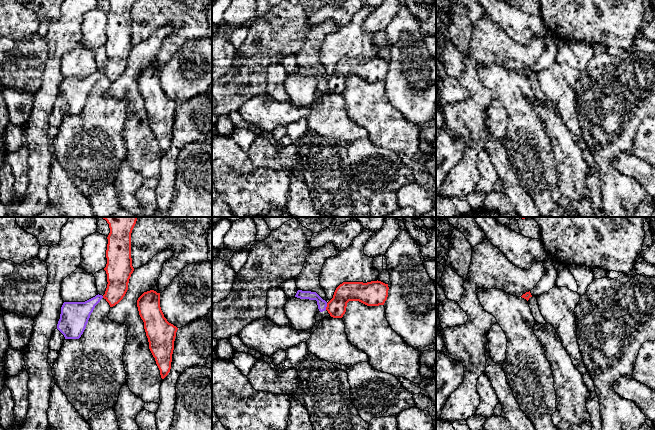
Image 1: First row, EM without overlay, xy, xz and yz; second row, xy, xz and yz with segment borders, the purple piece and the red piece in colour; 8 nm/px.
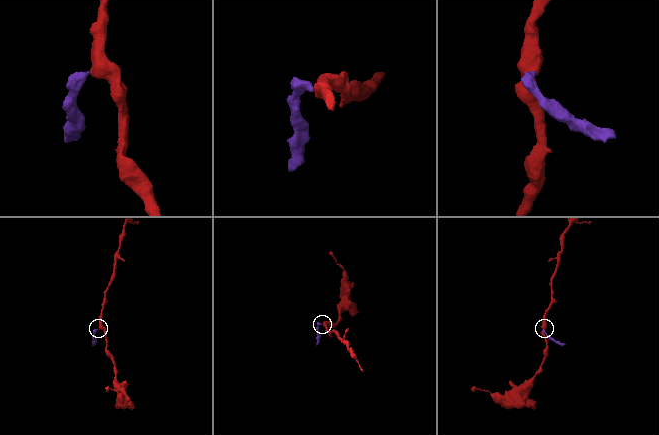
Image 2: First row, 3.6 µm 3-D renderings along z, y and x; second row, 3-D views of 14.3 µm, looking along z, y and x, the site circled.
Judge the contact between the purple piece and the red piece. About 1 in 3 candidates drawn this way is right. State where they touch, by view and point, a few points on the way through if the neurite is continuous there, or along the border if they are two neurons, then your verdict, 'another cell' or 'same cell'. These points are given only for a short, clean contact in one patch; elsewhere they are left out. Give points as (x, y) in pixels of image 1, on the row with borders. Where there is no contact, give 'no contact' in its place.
xz (326, 306) | along xz (327, 303), (325, 309) | another cell

